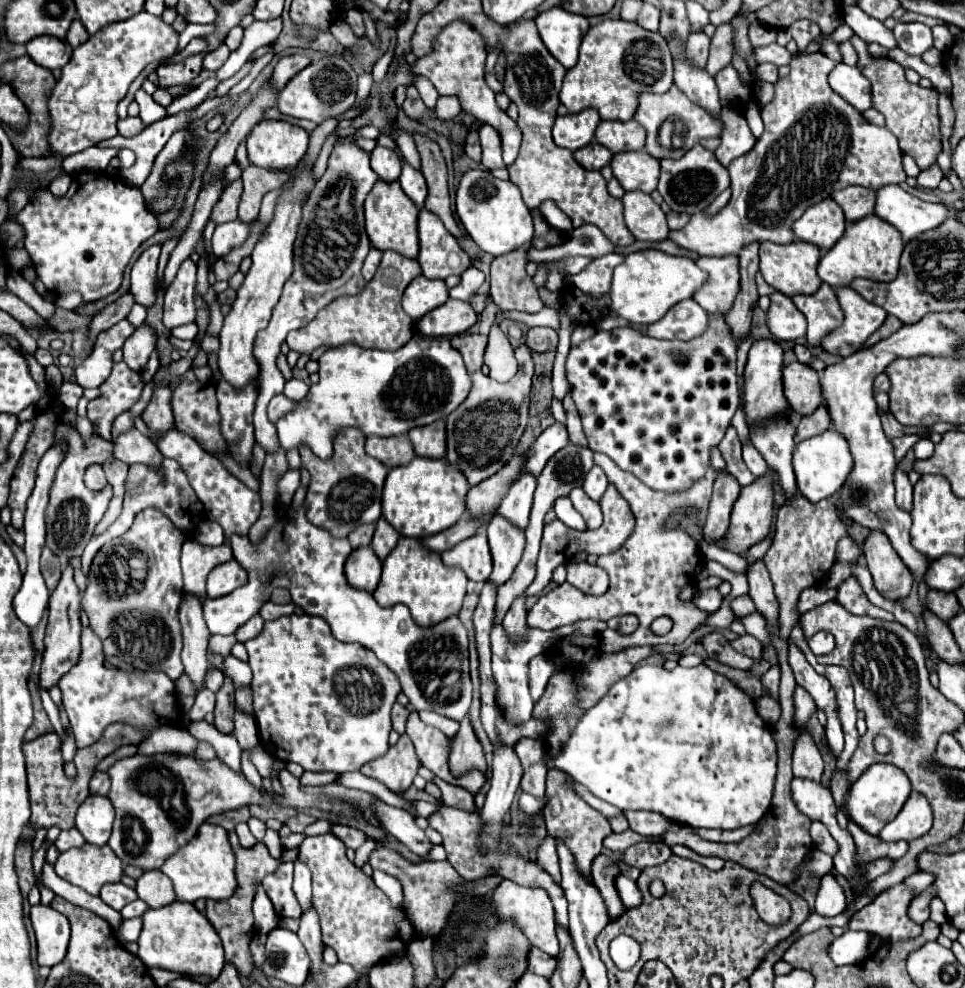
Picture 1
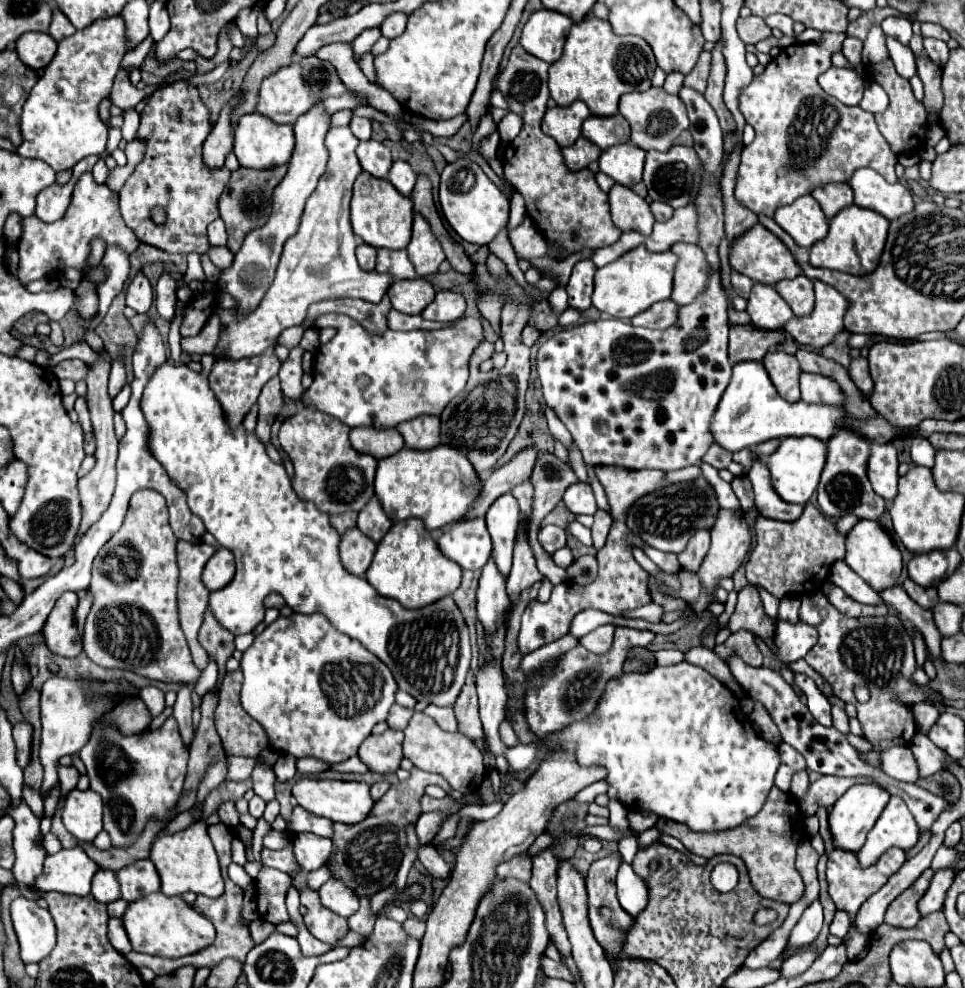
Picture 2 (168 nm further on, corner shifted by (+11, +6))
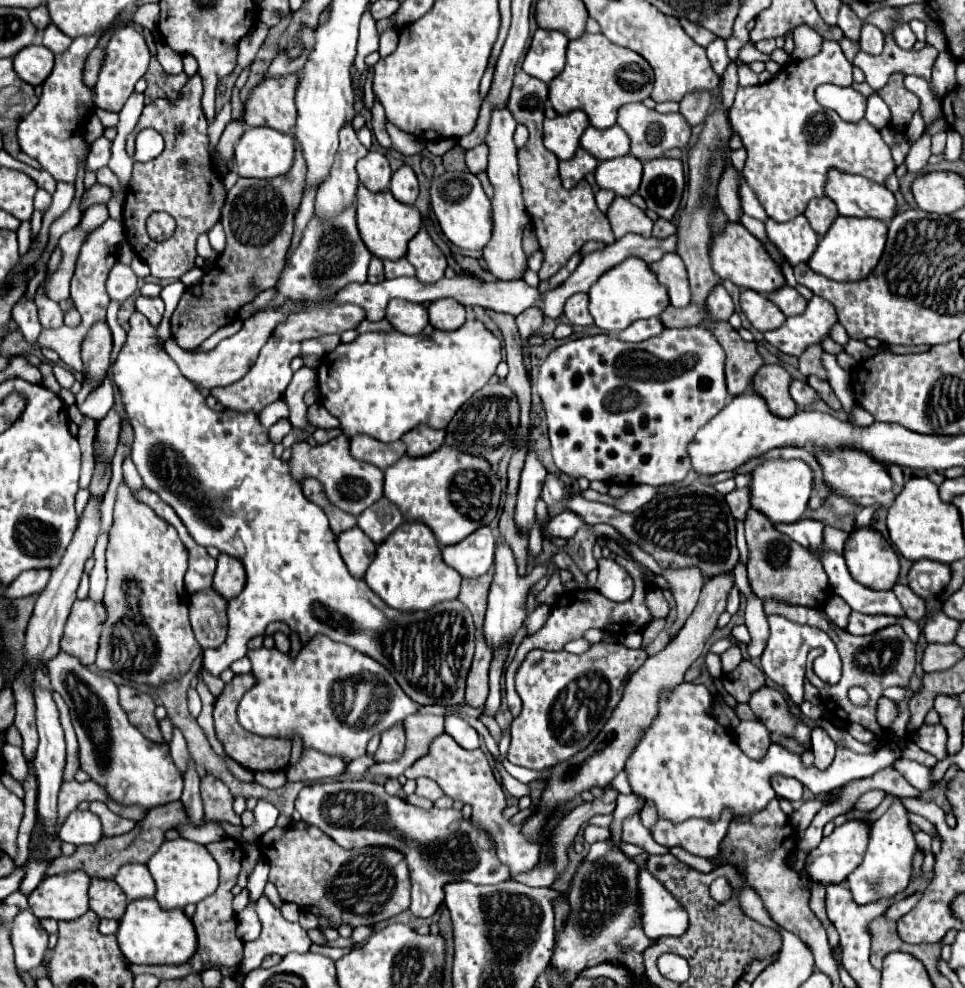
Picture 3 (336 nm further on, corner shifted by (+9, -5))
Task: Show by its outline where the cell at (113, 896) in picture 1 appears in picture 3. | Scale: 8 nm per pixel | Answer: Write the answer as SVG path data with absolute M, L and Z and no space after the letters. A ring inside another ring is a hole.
M92 880L90 884L90 910L100 918L120 918L128 906L126 894L114 880Z

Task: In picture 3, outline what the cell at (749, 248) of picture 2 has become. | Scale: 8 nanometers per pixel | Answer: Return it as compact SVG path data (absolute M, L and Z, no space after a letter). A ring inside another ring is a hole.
M728 222L728 228L712 240L710 258L712 258L712 270L722 280L730 280L740 288L748 288L760 294L770 294L786 284L780 264L770 256L764 244L756 236L752 236L742 224Z

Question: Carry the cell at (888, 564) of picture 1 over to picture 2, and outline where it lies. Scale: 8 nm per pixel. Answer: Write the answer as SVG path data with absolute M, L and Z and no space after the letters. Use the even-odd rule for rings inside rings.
M860 519L846 535L846 565L860 575L874 591L892 587L902 571L902 555L900 549L892 543L890 535L876 523L868 519Z

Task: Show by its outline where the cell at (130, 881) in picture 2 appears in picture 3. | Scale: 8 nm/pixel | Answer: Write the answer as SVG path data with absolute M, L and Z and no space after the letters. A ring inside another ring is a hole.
M126 864L120 868L120 872L116 874L114 880L124 890L128 900L154 898L156 884L154 884L154 878L150 876L146 864Z

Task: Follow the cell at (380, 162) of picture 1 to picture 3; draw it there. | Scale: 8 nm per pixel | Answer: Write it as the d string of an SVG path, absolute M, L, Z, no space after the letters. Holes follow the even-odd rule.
M368 152L368 156L358 160L356 170L358 170L360 182L368 190L372 190L372 192L388 190L388 184L390 184L390 178L392 178L392 170L390 170L388 158L382 152Z

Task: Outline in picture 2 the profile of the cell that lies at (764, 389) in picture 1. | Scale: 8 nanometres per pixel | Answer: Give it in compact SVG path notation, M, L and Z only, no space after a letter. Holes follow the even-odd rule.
M744 361L740 365L734 365L734 369L732 369L730 385L726 387L726 391L716 407L716 413L712 417L712 423L710 423L712 439L724 451L736 453L740 449L754 447L768 439L806 437L806 435L816 437L820 441L830 441L840 427L846 427L846 429L858 433L866 441L884 439L886 443L892 443L896 439L906 439L914 433L912 427L896 427L890 421L886 421L882 415L860 421L856 417L848 417L842 409L836 409L830 405L808 405L804 401L788 403L776 393L766 369L762 369L762 367L764 365L760 361L756 361L756 363ZM774 423L776 423L776 427L770 427Z

